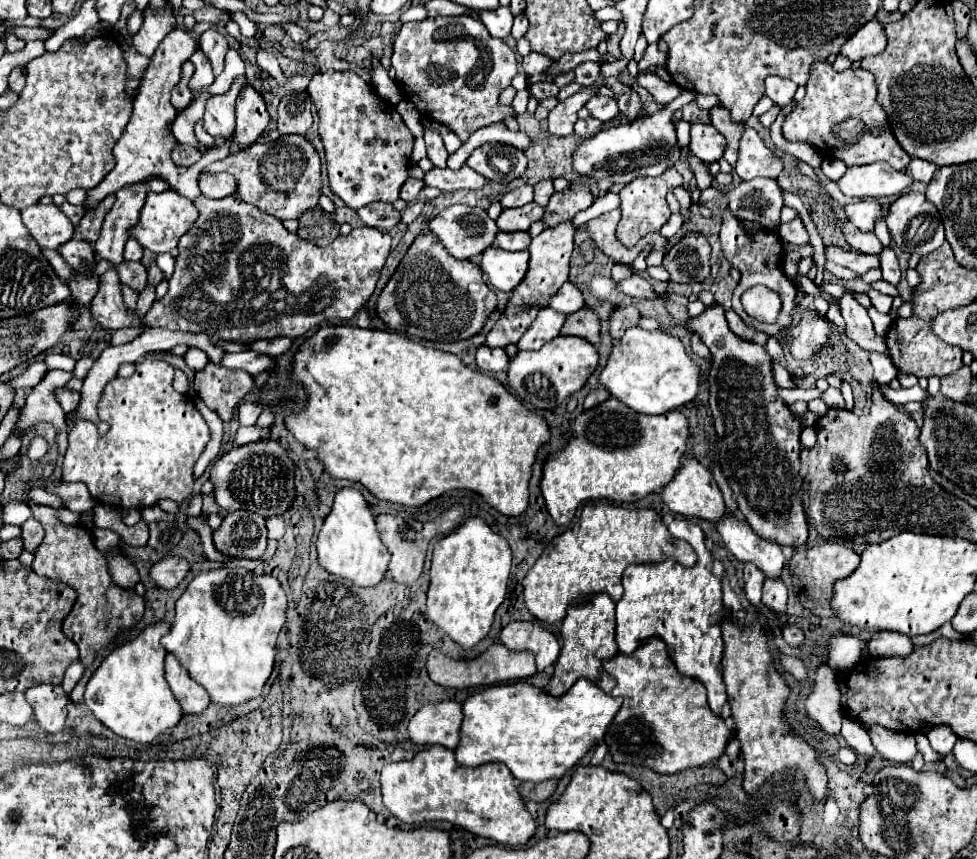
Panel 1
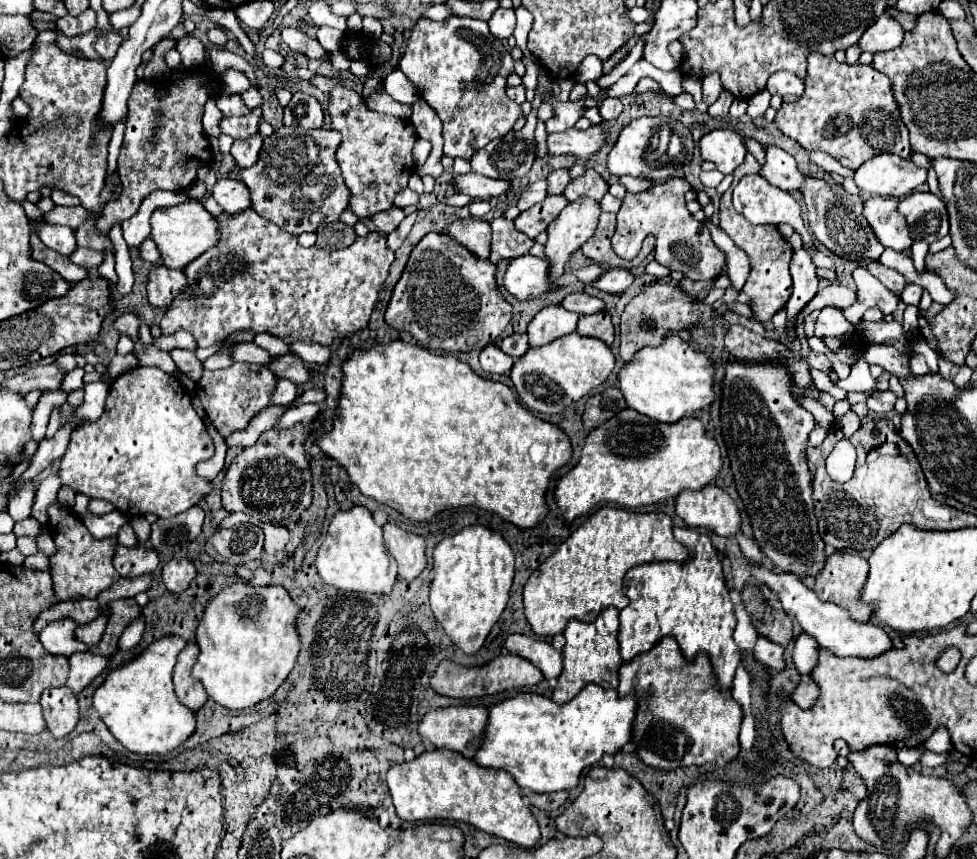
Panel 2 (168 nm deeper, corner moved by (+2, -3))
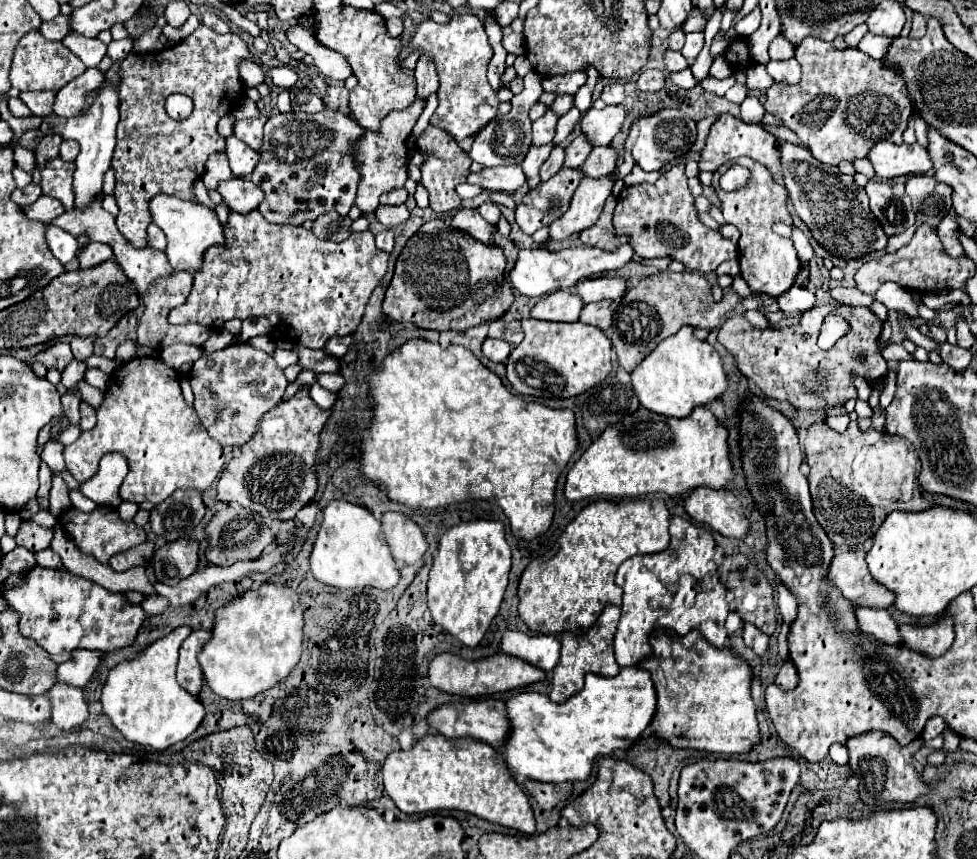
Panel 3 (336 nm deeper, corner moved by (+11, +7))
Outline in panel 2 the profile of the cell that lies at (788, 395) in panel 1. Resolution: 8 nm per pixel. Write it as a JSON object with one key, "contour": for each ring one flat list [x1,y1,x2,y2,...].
{"contour":[[874,391,872,395,868,395,866,405,868,405,868,409,872,409,876,413,888,413,888,411,894,409,896,399,898,397,892,391]]}

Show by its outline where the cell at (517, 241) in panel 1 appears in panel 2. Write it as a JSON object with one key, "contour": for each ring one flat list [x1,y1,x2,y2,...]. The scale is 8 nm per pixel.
{"contour":[[494,219,492,223,492,251,498,253,502,259,512,259,526,255,534,241,524,233,516,231,514,223,508,219]]}

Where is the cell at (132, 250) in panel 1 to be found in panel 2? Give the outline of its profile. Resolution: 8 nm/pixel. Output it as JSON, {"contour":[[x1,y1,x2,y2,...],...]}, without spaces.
{"contour":[[144,239,140,243,140,247,138,247,138,253,140,253,140,259,150,261,150,263,156,263,160,259,160,253,158,253,158,249,156,249,152,239]]}

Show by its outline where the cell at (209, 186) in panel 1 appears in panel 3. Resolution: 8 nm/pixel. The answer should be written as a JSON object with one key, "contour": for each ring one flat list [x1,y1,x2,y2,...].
{"contour":[[237,179,225,181,217,187,217,191,223,195,229,209,247,215,249,211,255,211,261,205,261,199,265,199,265,193,253,185,249,179]]}

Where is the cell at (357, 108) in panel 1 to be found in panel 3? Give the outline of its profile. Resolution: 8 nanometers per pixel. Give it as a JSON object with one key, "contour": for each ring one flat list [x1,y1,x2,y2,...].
{"contour":[[415,97,415,101,407,109,391,111,381,121,379,133,365,131,365,135,357,143,355,161,357,161,359,171,361,171,361,183,359,183,355,205,365,215,371,215,379,207,379,197,383,193,387,193,391,189,399,189,399,187,405,185,405,181,407,181,407,147,405,147,405,141,411,135,411,131,413,131,417,119,421,117,423,109,425,109,425,103,421,103,421,99]]}

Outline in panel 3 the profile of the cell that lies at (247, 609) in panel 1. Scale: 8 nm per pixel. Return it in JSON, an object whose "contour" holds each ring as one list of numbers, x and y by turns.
{"contour":[[263,583,259,589,245,591,241,599,227,603,217,611,213,625,213,639,199,653,199,663,209,687,225,699,251,699,279,681,283,681,299,663,303,653,303,605,299,595,277,583]]}

